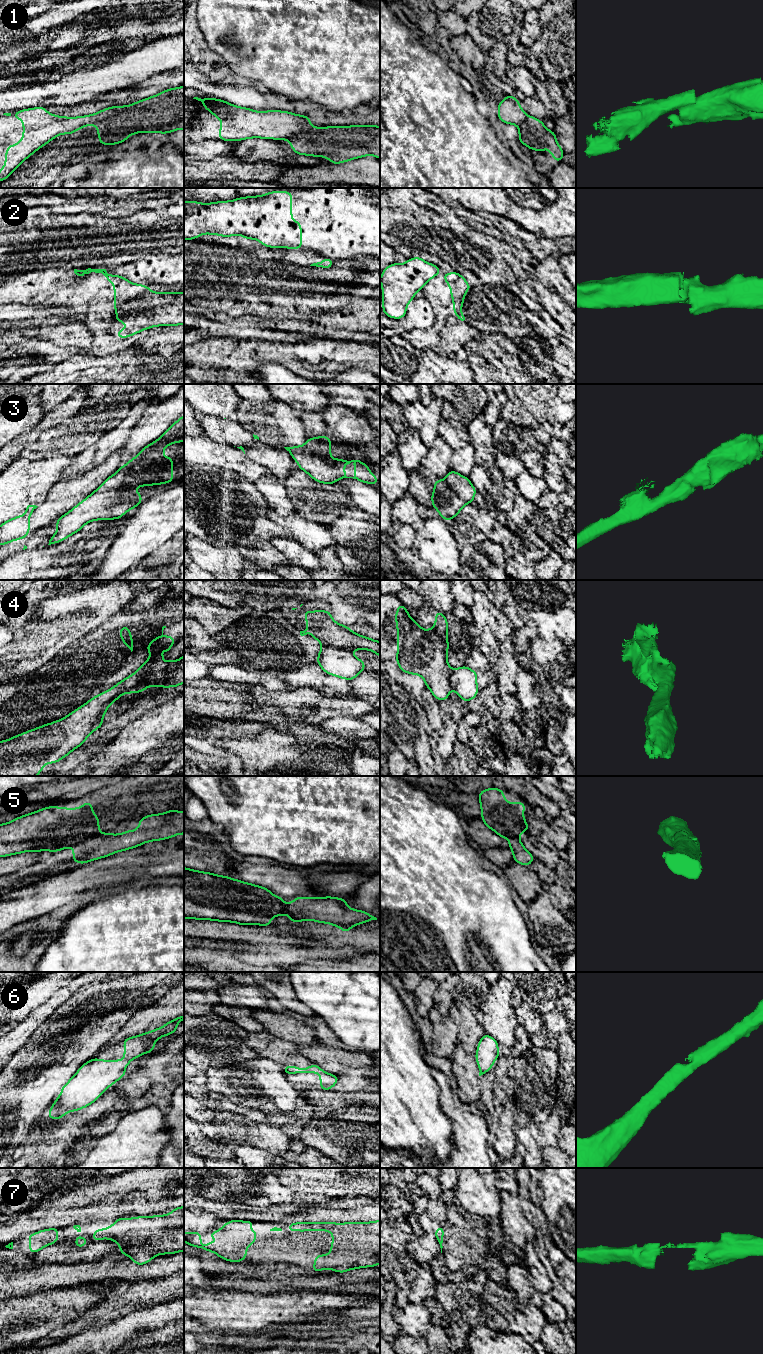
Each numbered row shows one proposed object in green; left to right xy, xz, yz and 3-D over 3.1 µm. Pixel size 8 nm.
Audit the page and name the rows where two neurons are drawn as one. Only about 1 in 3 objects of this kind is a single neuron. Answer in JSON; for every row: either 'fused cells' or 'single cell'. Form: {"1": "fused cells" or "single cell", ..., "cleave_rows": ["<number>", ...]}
{"1": "fused cells", "2": "fused cells", "3": "single cell", "4": "fused cells", "5": "fused cells", "6": "single cell", "7": "single cell", "cleave_rows": ["1", "2", "4", "5"]}

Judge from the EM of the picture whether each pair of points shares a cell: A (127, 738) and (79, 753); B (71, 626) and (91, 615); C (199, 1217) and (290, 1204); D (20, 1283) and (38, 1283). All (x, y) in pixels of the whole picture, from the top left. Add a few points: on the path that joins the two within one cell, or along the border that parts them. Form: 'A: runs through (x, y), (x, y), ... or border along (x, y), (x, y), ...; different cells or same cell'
A: border along (119, 734), (112, 740), (102, 744), (82, 763); different cells
B: runs through (76, 621), (82, 615), (86, 615); same cell
C: border along (194, 1209), (215, 1212), (230, 1220); different cells
D: runs through (24, 1283), (34, 1283); same cell

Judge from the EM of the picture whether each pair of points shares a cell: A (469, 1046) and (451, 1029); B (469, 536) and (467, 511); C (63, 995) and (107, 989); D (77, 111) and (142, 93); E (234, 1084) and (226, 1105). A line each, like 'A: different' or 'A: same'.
A: different
B: same
C: different
D: same
E: different

